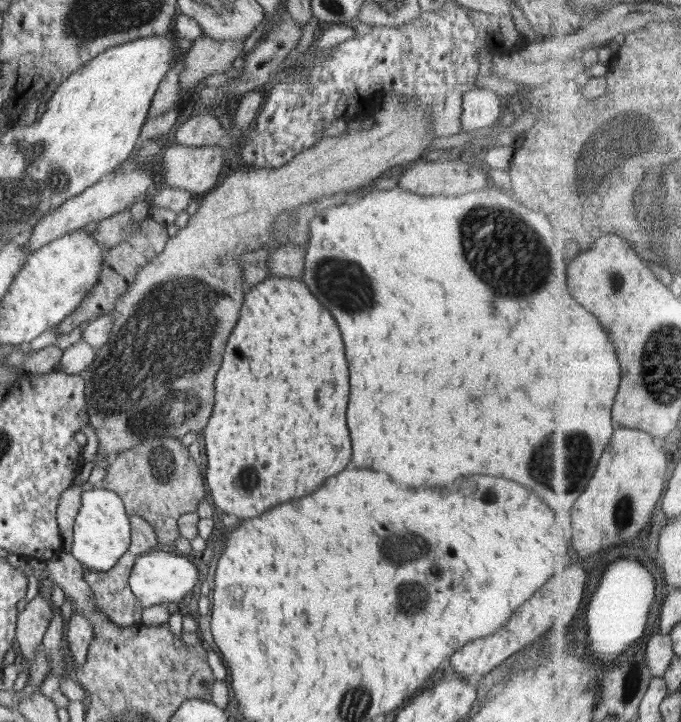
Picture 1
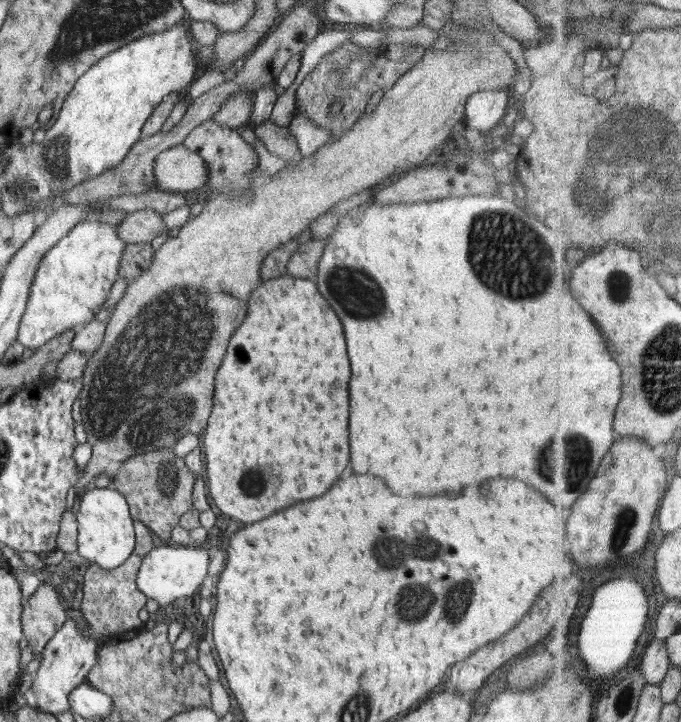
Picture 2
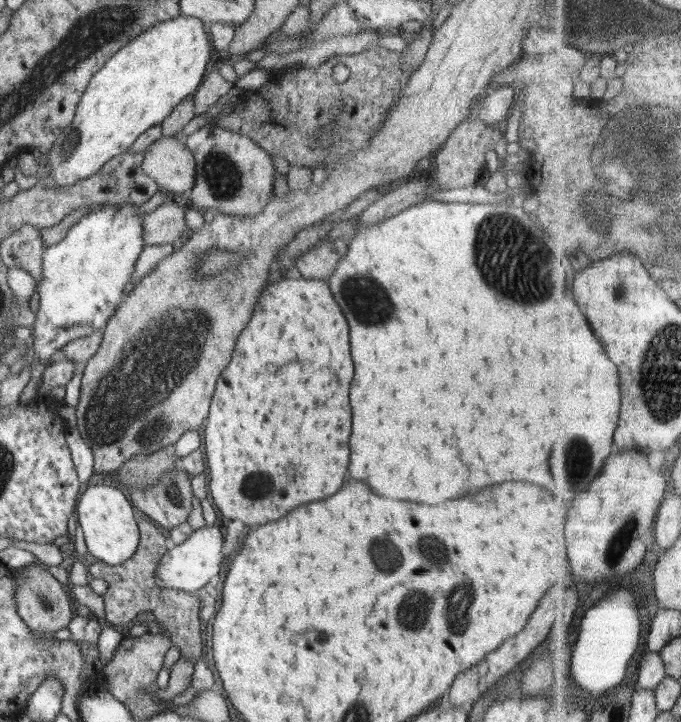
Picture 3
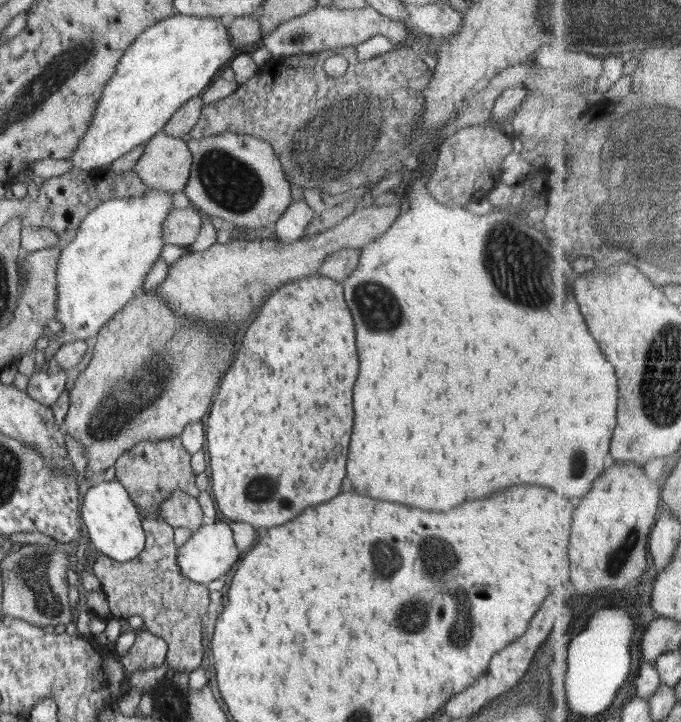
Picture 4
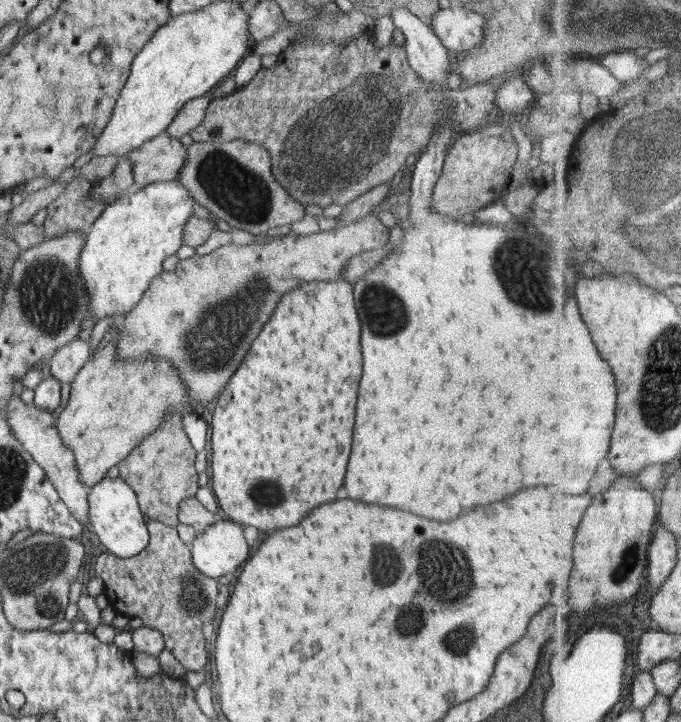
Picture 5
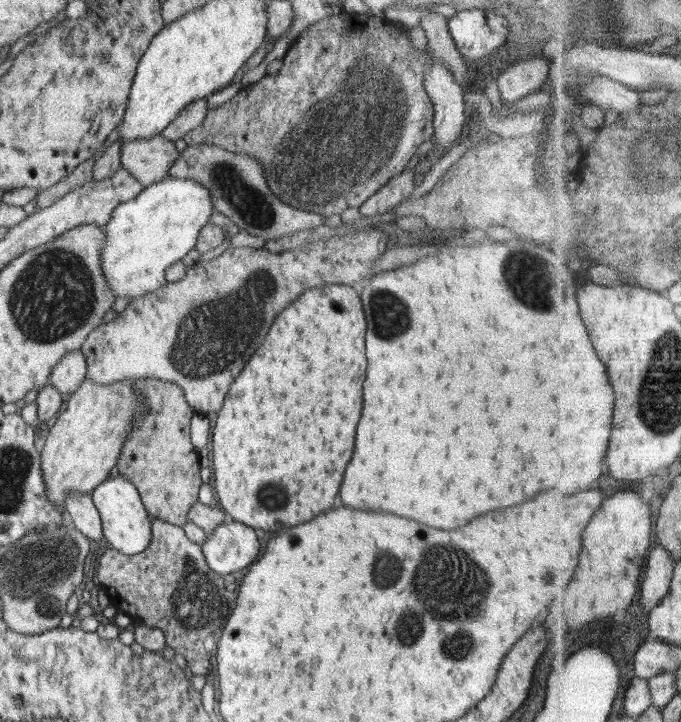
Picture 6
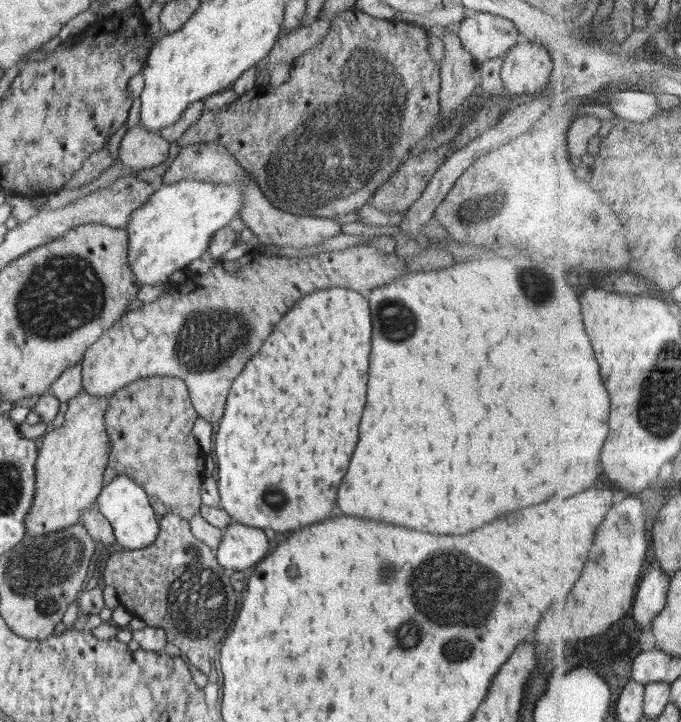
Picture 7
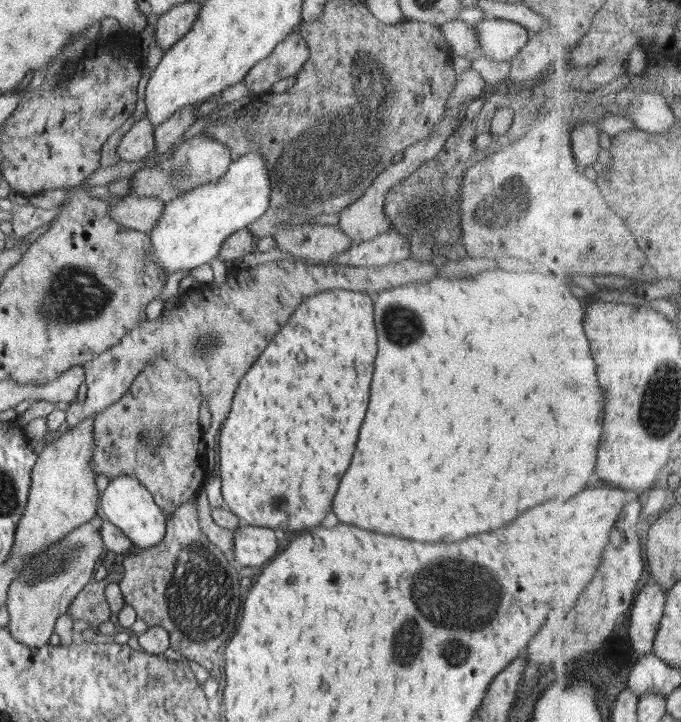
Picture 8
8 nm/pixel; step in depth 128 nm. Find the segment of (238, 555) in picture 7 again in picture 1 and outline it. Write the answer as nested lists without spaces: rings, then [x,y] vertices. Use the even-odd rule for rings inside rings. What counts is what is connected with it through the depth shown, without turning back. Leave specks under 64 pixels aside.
[[[160,548],[157,551],[150,550],[135,560],[128,582],[145,609],[156,604],[171,604],[184,598],[198,582],[198,573],[198,566],[184,555],[177,555],[174,548]]]

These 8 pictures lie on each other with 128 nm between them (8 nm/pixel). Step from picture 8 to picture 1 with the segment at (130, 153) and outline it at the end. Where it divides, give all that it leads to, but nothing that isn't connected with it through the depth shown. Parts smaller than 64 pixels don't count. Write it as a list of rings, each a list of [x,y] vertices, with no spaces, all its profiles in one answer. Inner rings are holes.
[[[169,146],[163,155],[164,186],[186,190],[193,194],[210,192],[226,161],[224,146]]]

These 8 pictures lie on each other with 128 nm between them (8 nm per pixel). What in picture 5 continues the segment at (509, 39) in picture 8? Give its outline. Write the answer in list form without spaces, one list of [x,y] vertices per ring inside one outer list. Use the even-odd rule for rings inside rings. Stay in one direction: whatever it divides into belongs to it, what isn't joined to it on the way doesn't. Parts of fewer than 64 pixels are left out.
[[[454,5],[435,12],[430,26],[453,55],[468,53],[484,41],[485,16]]]

